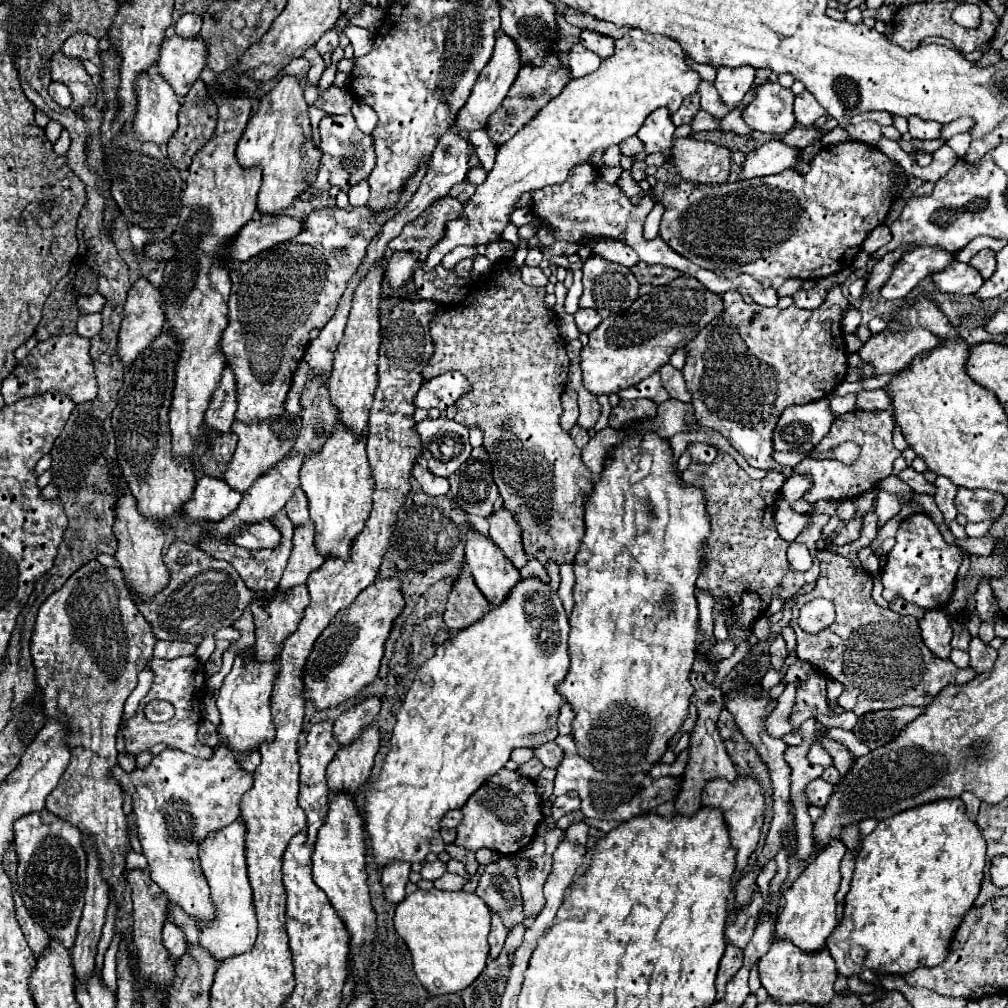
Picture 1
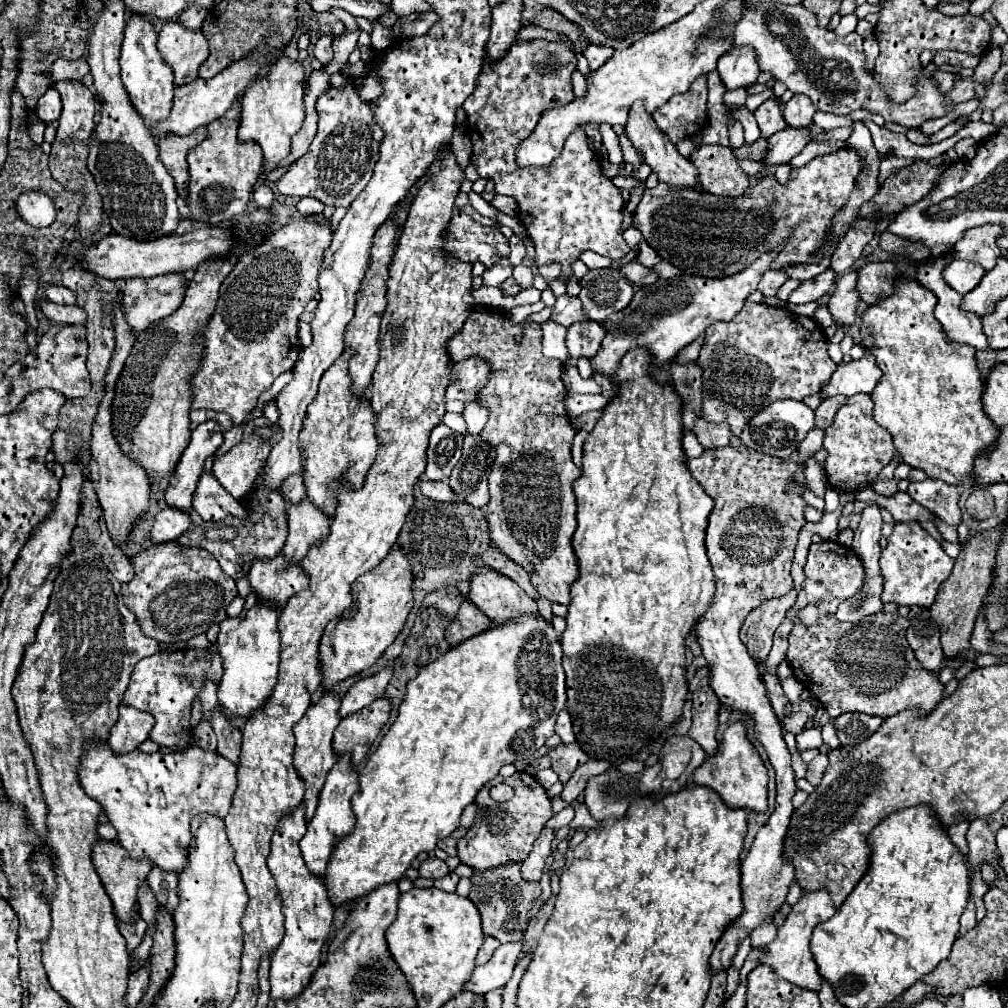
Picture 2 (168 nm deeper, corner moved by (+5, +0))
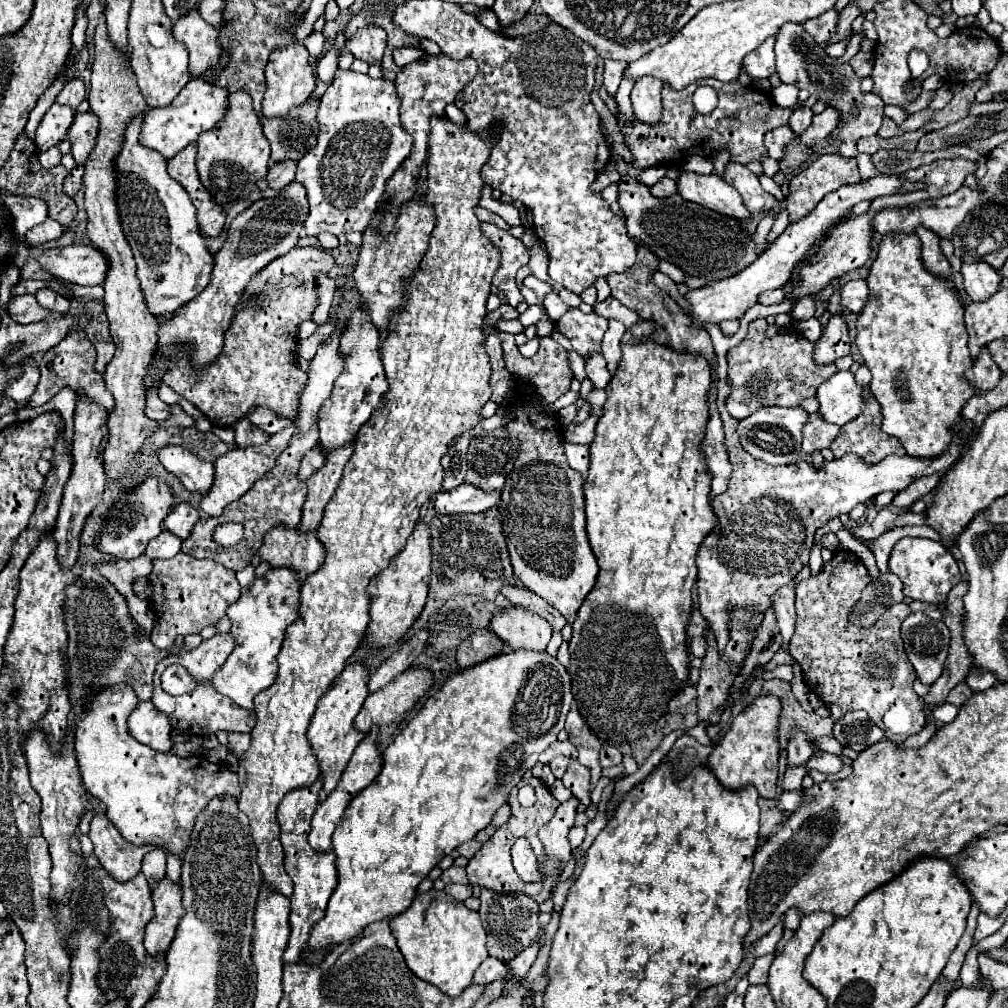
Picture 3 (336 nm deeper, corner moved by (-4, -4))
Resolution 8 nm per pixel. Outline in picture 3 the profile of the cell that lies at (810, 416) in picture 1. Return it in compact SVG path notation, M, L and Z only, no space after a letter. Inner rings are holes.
M770 406L760 408L752 416L740 420L738 424L738 436L742 442L742 448L750 452L754 458L764 460L768 464L792 464L798 460L800 446L802 446L802 428L808 422L810 414L804 408L782 408L782 406Z

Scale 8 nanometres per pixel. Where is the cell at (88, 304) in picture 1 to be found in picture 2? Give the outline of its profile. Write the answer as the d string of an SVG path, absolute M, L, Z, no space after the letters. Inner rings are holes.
M49 284L49 286L45 286L43 294L45 294L51 302L55 302L55 304L75 304L75 294L73 294L69 288L65 288L65 286Z

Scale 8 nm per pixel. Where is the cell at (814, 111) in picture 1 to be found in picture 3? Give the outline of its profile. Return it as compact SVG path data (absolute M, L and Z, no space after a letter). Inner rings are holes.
M798 106L798 108L792 112L788 126L794 130L794 134L800 134L800 132L804 132L804 130L810 126L812 116L814 116L814 112L812 112L808 106Z

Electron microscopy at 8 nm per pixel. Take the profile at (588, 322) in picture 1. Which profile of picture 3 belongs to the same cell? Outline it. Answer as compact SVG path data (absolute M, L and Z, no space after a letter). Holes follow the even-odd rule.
M592 352L586 358L586 374L592 380L594 388L606 388L610 382L610 372L606 370L606 360L602 352Z

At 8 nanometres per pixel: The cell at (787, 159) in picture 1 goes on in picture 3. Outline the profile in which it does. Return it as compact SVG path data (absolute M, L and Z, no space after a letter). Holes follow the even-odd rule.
M826 108L822 114L816 114L810 128L804 130L802 134L798 134L798 140L802 144L806 144L808 148L814 148L816 144L820 144L826 136L832 134L832 130L838 126L838 114L832 108Z

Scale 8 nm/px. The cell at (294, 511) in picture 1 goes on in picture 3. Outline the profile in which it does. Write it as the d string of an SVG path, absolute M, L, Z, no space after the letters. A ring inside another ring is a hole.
M316 446L302 458L302 466L300 466L300 472L298 472L298 480L300 482L308 482L308 478L322 468L324 464L324 454L320 454L320 450L316 450Z

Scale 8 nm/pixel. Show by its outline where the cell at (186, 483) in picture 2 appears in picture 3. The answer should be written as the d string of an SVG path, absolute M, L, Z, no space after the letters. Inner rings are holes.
M180 502L168 516L166 516L166 530L176 534L178 538L186 540L192 532L192 526L200 520L198 510L190 502Z

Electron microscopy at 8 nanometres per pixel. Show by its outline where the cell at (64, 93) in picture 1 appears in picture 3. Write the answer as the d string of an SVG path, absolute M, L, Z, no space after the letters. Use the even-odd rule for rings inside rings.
M52 104L50 110L44 114L38 130L36 130L36 146L40 150L48 150L50 146L58 144L60 140L66 138L66 132L72 124L74 118L74 110L70 106L62 106L62 104Z

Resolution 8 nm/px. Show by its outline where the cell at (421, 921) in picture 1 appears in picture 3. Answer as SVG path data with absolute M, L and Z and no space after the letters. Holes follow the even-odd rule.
M442 890L418 894L408 910L390 920L398 948L408 968L422 980L434 984L448 996L458 996L472 984L474 972L486 960L486 930L476 910L468 910L464 902L454 900Z

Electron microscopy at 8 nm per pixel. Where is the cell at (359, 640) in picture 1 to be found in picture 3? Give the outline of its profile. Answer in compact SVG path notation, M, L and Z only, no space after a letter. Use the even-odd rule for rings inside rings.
M416 524L412 536L408 538L404 550L396 554L386 570L374 576L366 588L372 598L370 606L370 624L362 636L362 644L370 650L382 650L394 646L416 622L420 616L426 596L428 596L428 578L430 578L430 538L424 524Z

